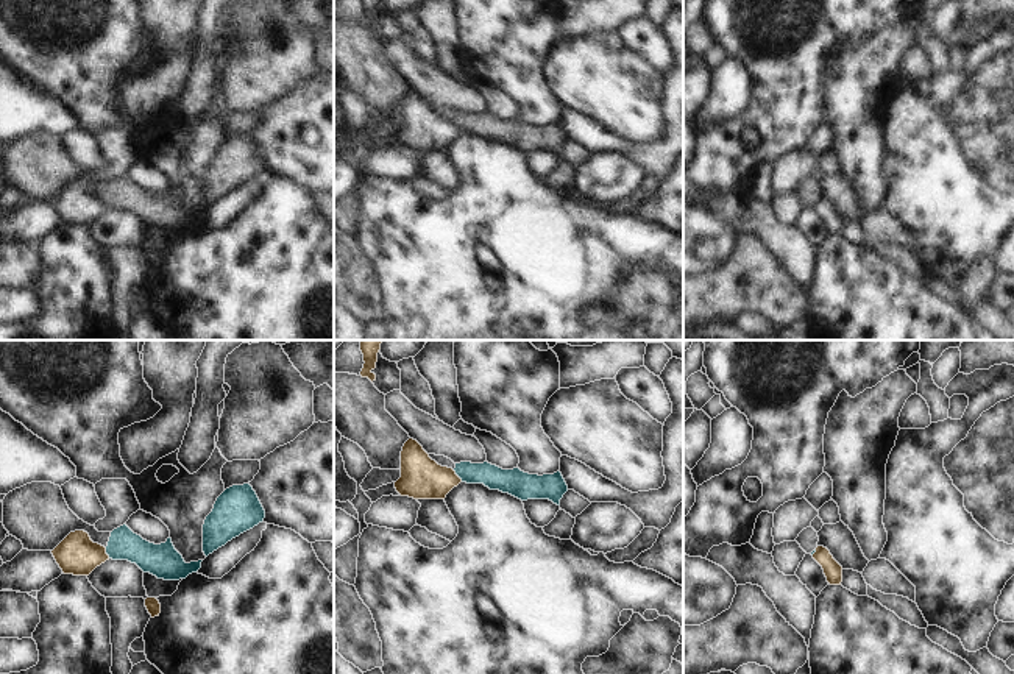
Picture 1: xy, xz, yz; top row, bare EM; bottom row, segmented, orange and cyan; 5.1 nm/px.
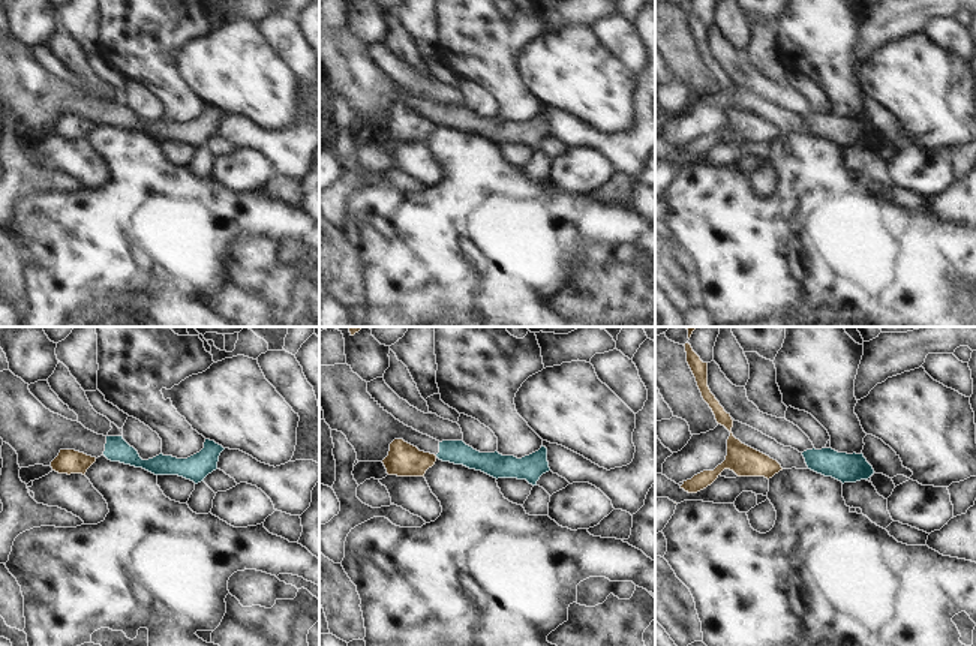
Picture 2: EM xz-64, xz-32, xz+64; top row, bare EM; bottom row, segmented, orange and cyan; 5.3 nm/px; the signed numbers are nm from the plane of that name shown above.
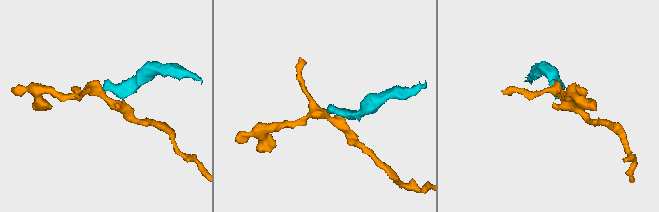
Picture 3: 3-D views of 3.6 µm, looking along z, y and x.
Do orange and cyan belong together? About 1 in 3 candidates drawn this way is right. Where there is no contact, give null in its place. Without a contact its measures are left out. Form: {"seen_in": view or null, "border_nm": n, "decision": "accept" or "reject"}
{"seen_in": "xz", "border_nm": 80, "decision": "reject"}

